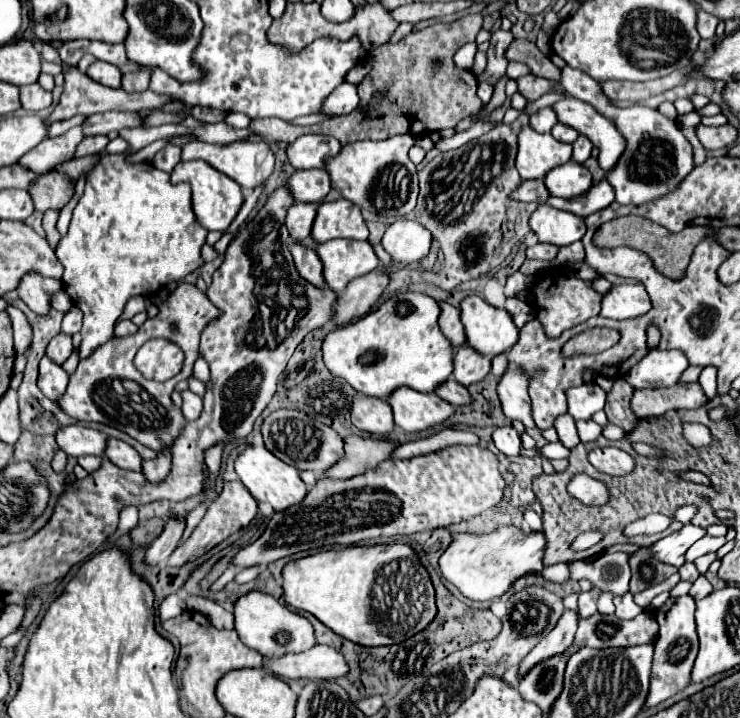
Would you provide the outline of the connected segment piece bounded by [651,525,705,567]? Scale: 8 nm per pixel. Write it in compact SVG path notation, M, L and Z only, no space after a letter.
M685 525L681 531L675 531L667 537L663 537L661 541L651 545L651 557L667 563L667 565L675 565L681 567L685 563L685 551L705 535L705 529L695 527L695 525Z

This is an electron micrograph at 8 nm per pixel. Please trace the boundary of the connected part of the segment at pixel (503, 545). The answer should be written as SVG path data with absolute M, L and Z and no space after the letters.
M499 525L489 533L451 533L451 545L439 559L441 573L471 601L491 601L509 593L513 583L525 575L539 575L551 583L567 583L571 579L569 565L543 565L545 535L537 531L525 533L515 525Z

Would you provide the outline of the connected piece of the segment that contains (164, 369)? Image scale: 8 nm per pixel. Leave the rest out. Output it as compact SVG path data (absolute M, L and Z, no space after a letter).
M149 339L135 355L135 367L153 381L167 381L181 371L183 351L167 339Z

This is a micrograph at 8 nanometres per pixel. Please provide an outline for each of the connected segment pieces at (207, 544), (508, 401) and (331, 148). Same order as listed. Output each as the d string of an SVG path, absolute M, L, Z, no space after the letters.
M227 481L223 483L223 491L219 493L219 497L209 505L205 517L201 519L201 523L195 527L193 535L173 551L173 555L169 557L169 567L183 567L187 561L195 561L197 557L201 557L205 551L213 549L215 545L219 545L221 541L225 541L227 537L231 537L233 533L245 529L253 517L257 515L257 503L253 499L253 495L249 493L249 489L245 489L245 485L241 481Z
M509 365L497 385L497 393L503 405L503 413L509 419L519 419L525 427L535 427L531 419L531 399L527 387L529 377L525 377L525 373L517 369L517 365Z
M301 135L295 143L287 145L287 159L295 169L313 169L323 167L325 157L341 151L341 145L335 137L329 135Z

